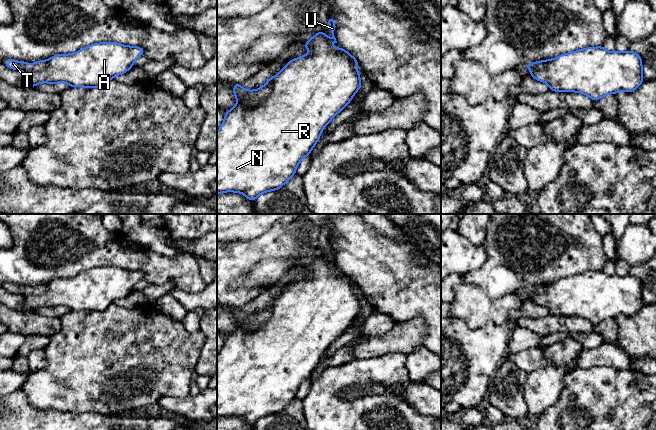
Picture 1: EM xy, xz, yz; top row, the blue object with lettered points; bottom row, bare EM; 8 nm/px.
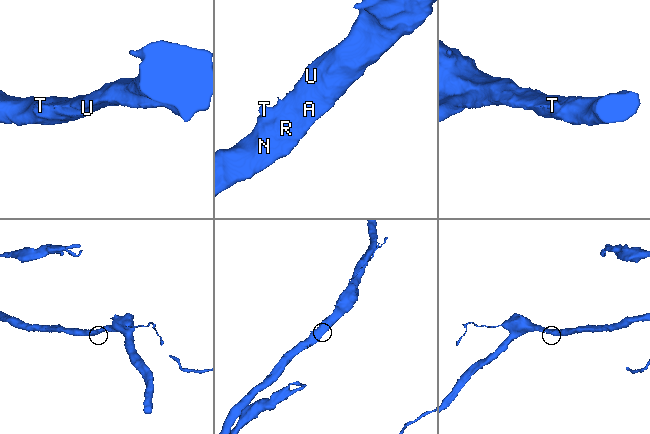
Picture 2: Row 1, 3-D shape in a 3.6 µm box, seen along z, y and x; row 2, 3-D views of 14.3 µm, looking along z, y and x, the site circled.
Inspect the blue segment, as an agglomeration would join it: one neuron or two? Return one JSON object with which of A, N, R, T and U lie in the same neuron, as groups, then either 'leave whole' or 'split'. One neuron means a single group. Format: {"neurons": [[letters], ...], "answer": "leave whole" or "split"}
{"neurons": [["A", "N", "R", "U"], ["T"]], "answer": "split"}

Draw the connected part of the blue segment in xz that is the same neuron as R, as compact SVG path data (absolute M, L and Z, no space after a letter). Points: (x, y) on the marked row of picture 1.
M322 31L317 32L309 41L306 41L304 45L304 48L310 49L311 52L290 60L282 70L274 76L271 82L271 92L263 102L258 100L256 94L251 100L256 100L257 102L255 104L251 104L250 106L235 106L225 113L224 121L217 131L217 195L224 192L236 192L242 193L250 201L255 201L262 193L280 189L295 175L299 163L311 153L313 147L320 139L322 130L349 104L355 93L362 87L360 73L356 69L359 64L358 60L342 47L338 49L334 48L330 41L325 33Z

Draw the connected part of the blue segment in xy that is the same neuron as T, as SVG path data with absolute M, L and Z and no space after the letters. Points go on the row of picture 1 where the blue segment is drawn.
M5 59L3 63L9 67L10 69L13 70L20 70L23 72L26 72L29 69L35 69L36 71L41 71L46 68L47 66L47 61L46 60L40 60L36 61L34 64L29 64L23 61L16 61L13 59Z

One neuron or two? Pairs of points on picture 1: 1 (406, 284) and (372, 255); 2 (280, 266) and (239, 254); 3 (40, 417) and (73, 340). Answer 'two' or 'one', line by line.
1: one
2: two
3: two

